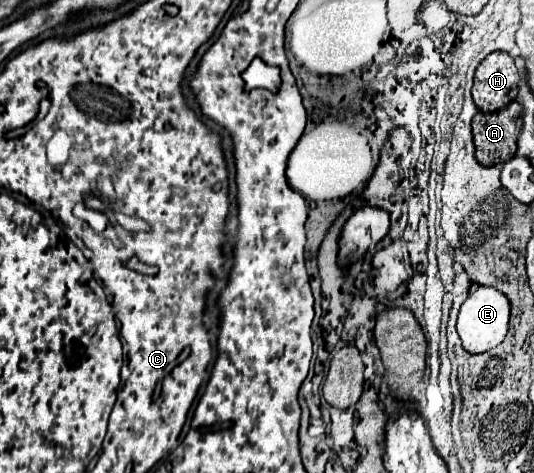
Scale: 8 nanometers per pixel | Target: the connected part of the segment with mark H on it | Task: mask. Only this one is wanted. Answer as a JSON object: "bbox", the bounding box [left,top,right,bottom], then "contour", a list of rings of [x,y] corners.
{"bbox":[472,52,518,112],"contour":[[[508,52],[488,54],[474,74],[472,98],[484,112],[494,112],[518,96],[518,70]]]}

